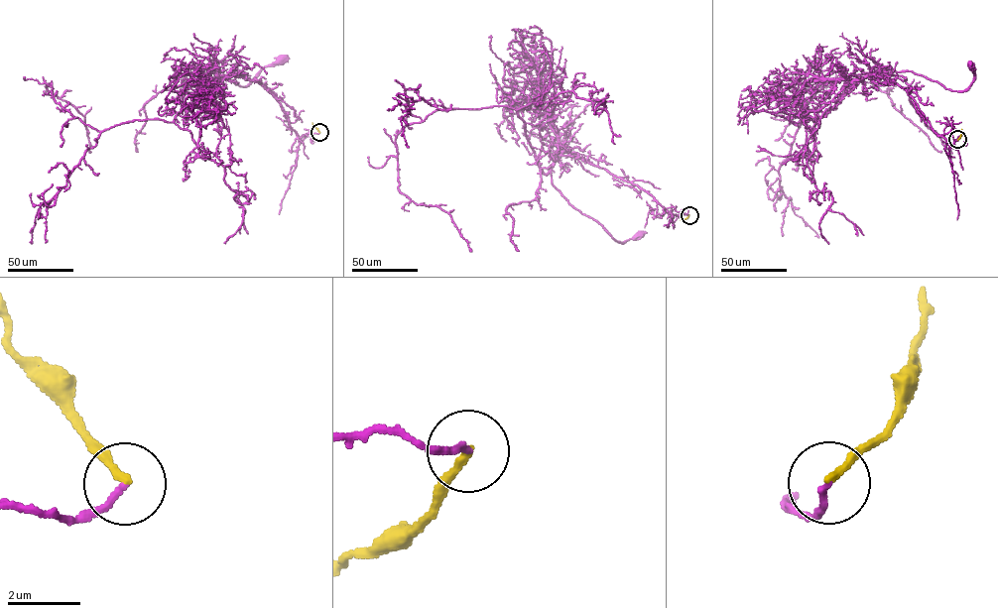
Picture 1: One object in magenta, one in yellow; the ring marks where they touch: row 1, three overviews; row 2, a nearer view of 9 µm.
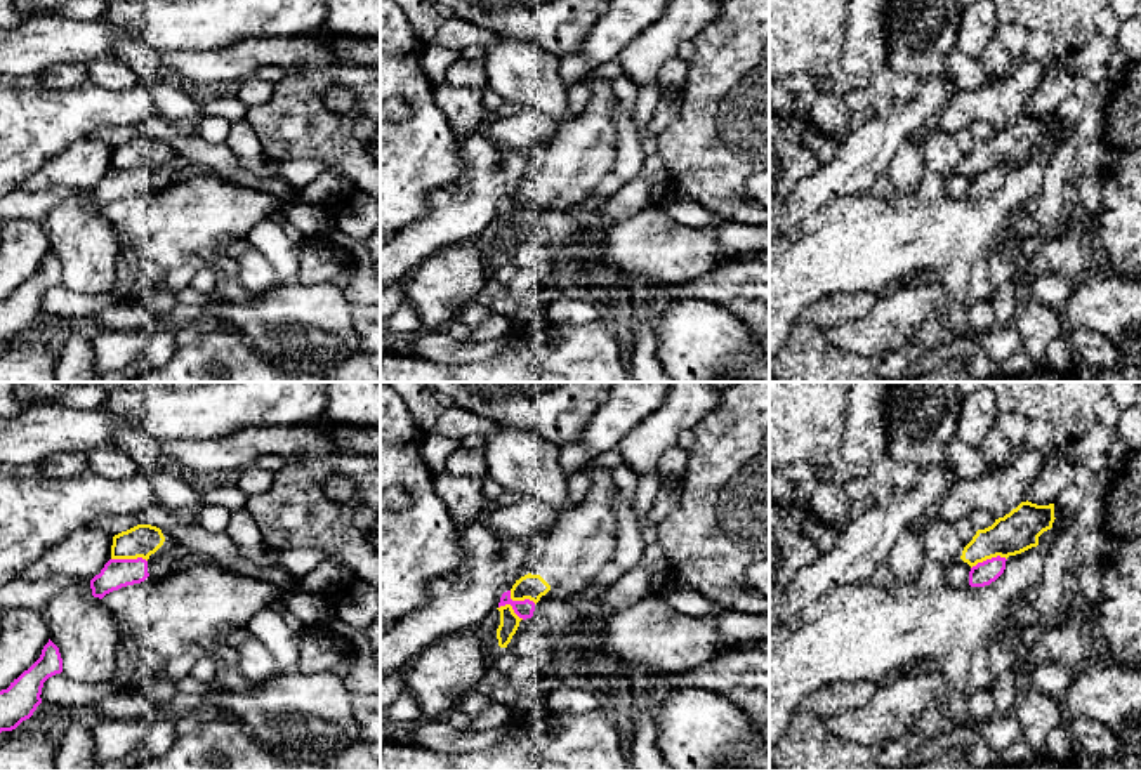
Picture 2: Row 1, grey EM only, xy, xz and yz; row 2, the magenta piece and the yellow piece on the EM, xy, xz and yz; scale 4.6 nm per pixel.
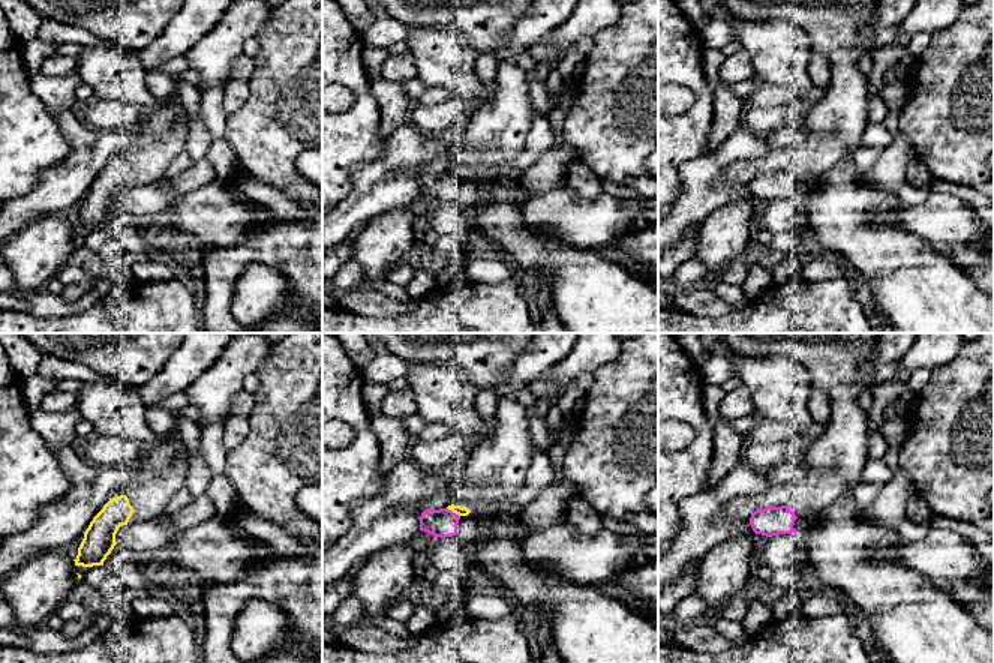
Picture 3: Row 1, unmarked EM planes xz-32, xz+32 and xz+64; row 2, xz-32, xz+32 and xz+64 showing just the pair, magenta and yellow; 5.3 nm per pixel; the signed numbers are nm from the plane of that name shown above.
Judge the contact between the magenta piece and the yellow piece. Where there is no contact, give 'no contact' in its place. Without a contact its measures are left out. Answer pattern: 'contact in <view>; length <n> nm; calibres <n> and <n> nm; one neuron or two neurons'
contact in xy; length 170 nm; calibres 140 and 150 nm; two neurons

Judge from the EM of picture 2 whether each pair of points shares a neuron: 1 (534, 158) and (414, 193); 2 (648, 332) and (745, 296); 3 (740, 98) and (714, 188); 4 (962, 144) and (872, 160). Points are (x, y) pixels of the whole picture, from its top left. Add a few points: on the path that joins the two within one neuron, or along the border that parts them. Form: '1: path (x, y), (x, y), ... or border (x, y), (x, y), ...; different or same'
1: border (462, 144), (462, 176), (438, 188), (429, 209); different
2: path (659, 304), (674, 290), (718, 289); same
3: path (735, 120), (714, 144), (714, 165); same
4: border (931, 125), (919, 138); different

